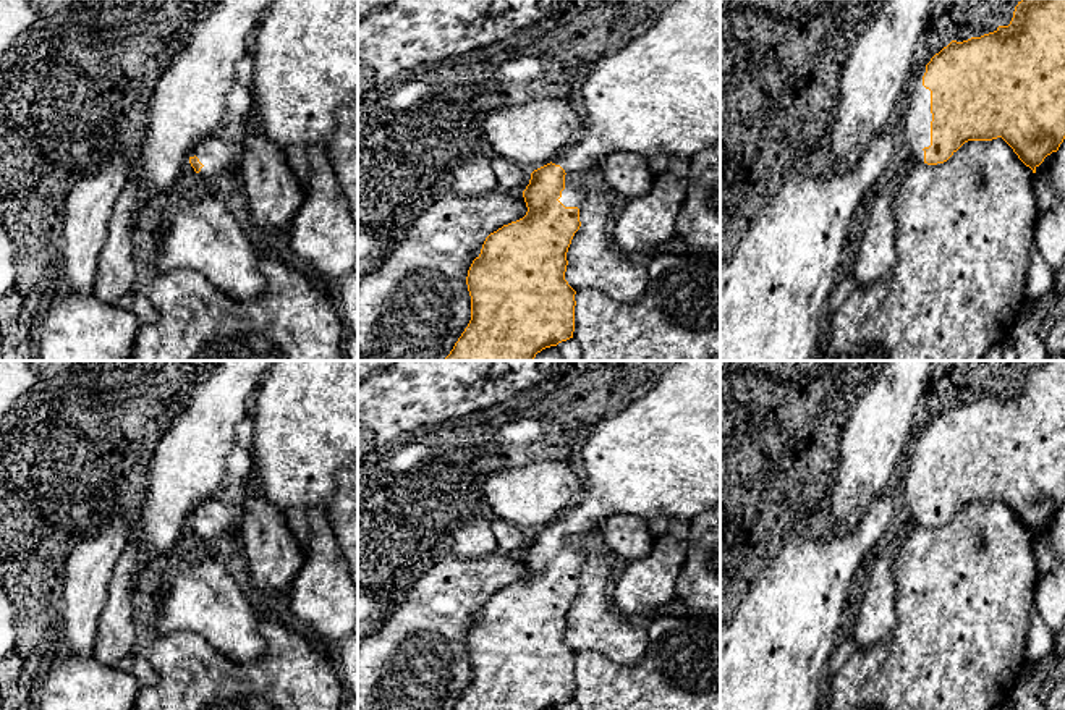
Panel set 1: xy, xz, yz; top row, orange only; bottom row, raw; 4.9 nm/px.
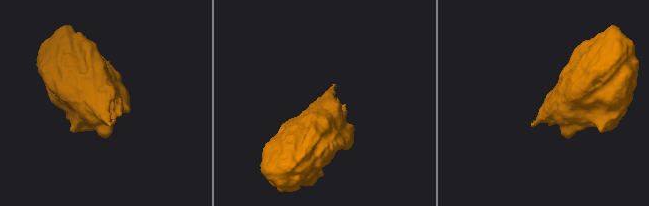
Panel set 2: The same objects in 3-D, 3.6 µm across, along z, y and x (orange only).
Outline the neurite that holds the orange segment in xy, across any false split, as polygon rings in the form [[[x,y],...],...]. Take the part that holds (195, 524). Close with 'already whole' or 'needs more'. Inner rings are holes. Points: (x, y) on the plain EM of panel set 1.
[[[217,495],[202,501],[189,516],[189,526],[204,542],[214,542],[223,532],[240,532],[244,503],[225,503]]]; needs more

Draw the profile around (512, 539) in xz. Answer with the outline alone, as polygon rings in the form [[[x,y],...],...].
[[[502,518],[492,521],[492,532],[500,553],[524,553],[531,542],[531,535],[526,529]]]

